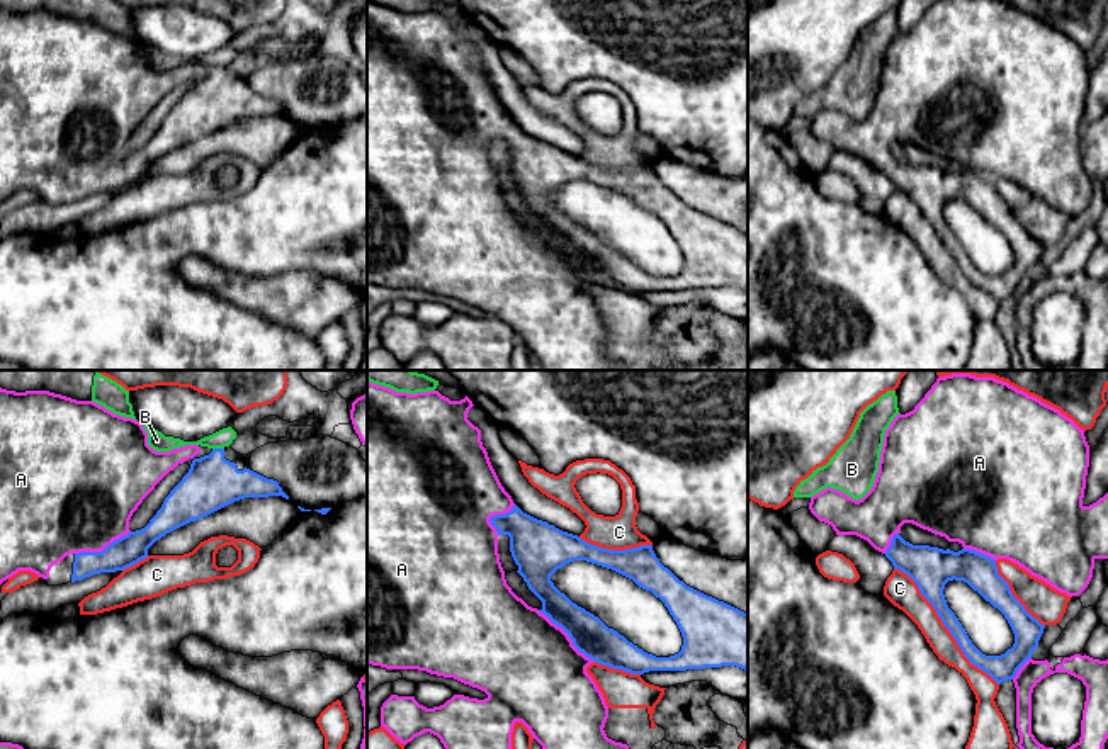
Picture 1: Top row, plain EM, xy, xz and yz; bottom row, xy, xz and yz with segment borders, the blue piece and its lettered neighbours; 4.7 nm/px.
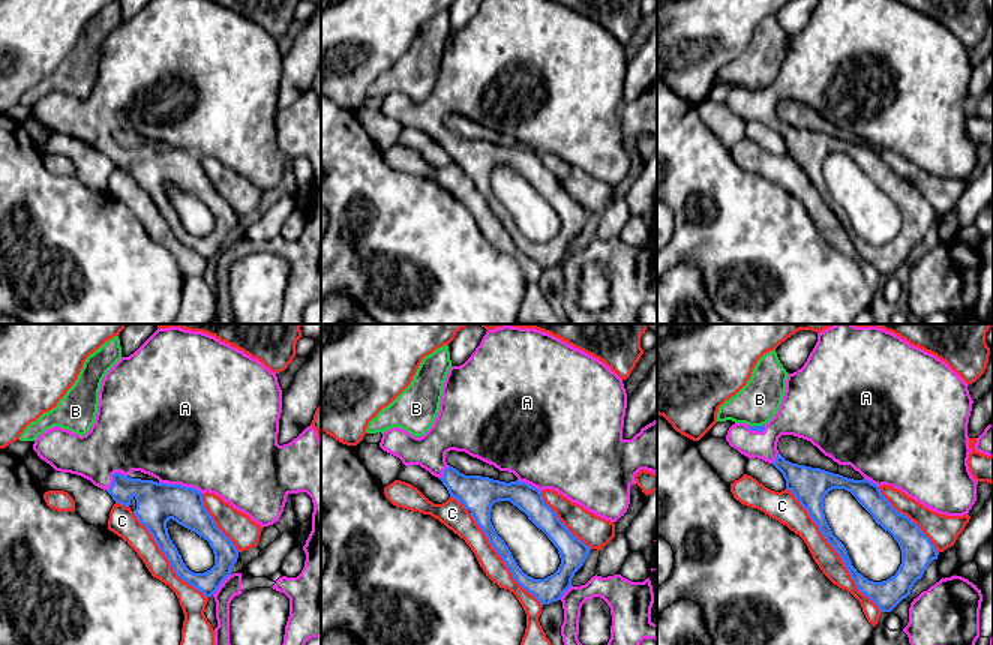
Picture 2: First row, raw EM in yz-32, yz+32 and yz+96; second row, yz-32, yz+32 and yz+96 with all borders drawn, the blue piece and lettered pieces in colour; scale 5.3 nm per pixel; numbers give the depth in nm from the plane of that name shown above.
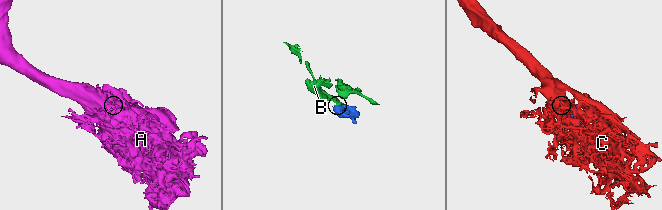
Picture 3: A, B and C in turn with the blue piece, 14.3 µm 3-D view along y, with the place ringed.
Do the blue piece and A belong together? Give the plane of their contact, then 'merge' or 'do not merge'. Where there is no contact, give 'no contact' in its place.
meets blue in xz; merge

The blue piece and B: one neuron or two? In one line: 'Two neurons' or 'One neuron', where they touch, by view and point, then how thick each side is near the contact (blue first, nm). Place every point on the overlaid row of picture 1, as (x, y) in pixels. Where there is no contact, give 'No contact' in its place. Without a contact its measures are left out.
Two neurons. Touches blue at xy (218, 449). Thickness 260 nm (blue) against 90 nm

